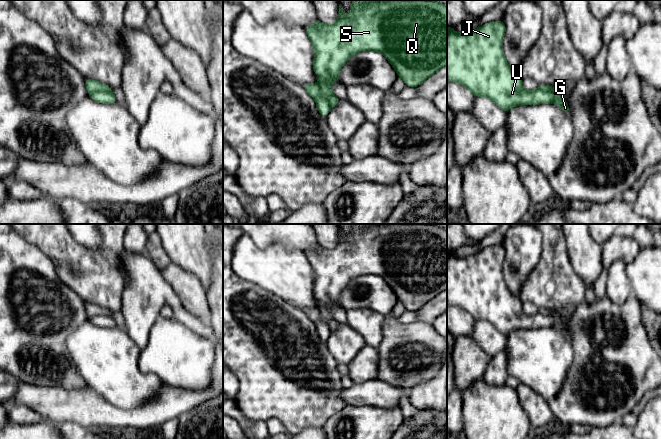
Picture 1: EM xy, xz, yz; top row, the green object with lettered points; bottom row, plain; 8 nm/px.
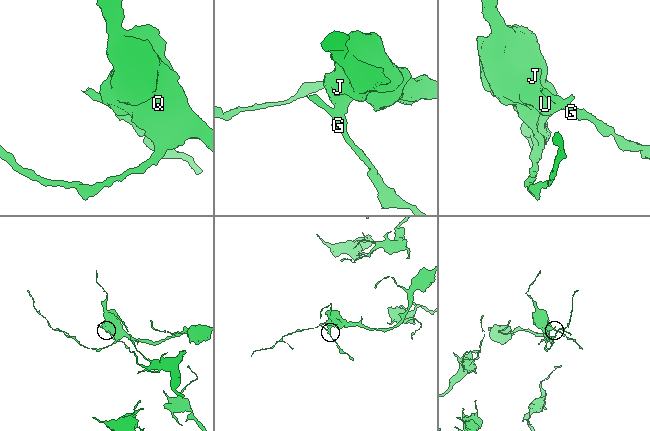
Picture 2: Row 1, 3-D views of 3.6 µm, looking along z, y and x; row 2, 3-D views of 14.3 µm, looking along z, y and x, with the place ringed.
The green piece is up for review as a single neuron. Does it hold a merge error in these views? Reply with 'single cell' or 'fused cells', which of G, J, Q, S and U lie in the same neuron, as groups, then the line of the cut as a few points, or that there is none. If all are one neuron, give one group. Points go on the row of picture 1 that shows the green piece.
fused cells; G / J Q S U; cut in xy along (111, 92), (96, 90), (90, 95)

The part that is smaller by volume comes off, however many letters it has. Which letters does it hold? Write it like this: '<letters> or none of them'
G

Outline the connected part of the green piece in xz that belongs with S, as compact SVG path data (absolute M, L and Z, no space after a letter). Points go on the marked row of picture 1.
M354 0L350 13L352 17L346 17L340 4L335 23L317 20L305 28L314 50L313 70L320 77L322 94L315 101L322 117L330 112L329 98L334 95L330 82L340 82L342 66L356 53L382 53L408 87L422 84L447 66L447 6L436 0Z

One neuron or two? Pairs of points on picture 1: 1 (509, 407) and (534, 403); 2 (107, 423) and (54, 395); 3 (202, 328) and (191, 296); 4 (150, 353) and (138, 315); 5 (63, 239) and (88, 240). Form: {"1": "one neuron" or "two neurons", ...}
{"1": "two neurons", "2": "one neuron", "3": "two neurons", "4": "two neurons", "5": "two neurons"}

